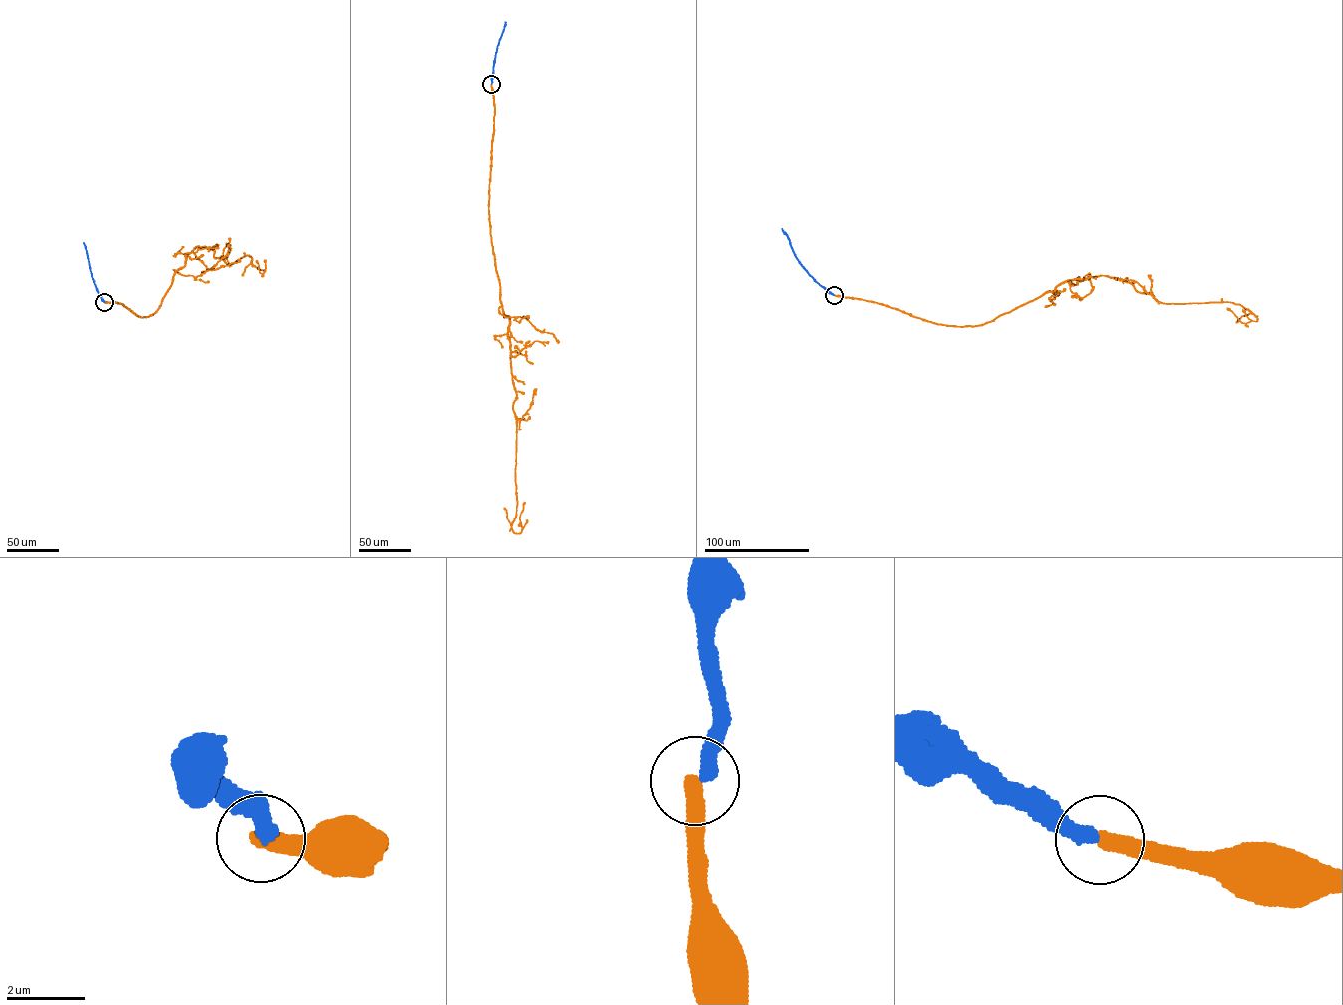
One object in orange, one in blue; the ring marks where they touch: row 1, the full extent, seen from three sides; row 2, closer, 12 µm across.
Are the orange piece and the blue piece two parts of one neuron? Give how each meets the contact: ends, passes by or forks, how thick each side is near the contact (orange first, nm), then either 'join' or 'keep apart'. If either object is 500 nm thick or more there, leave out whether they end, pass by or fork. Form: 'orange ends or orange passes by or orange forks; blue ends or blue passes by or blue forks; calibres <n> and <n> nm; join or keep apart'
orange ends; blue ends; calibres 420 and 340 nm; keep apart

